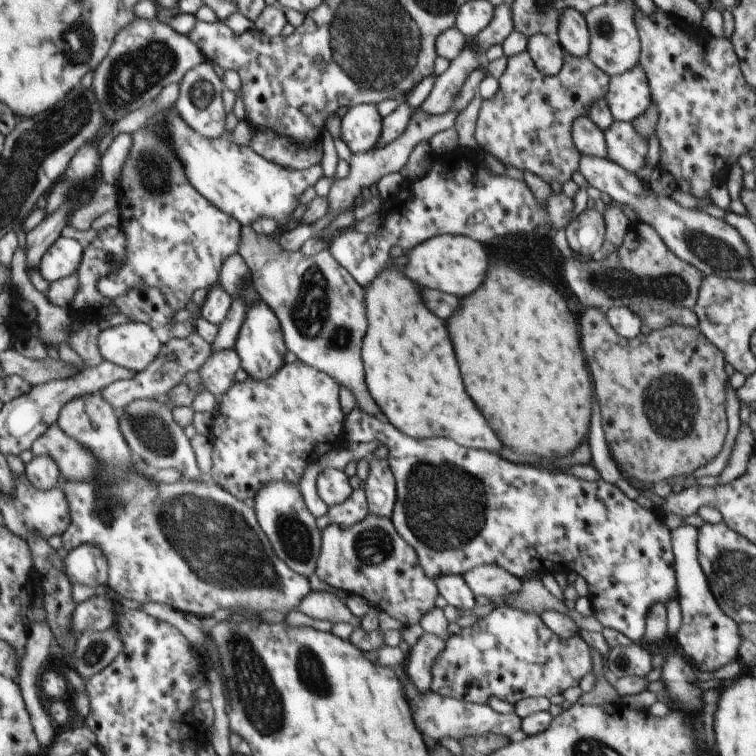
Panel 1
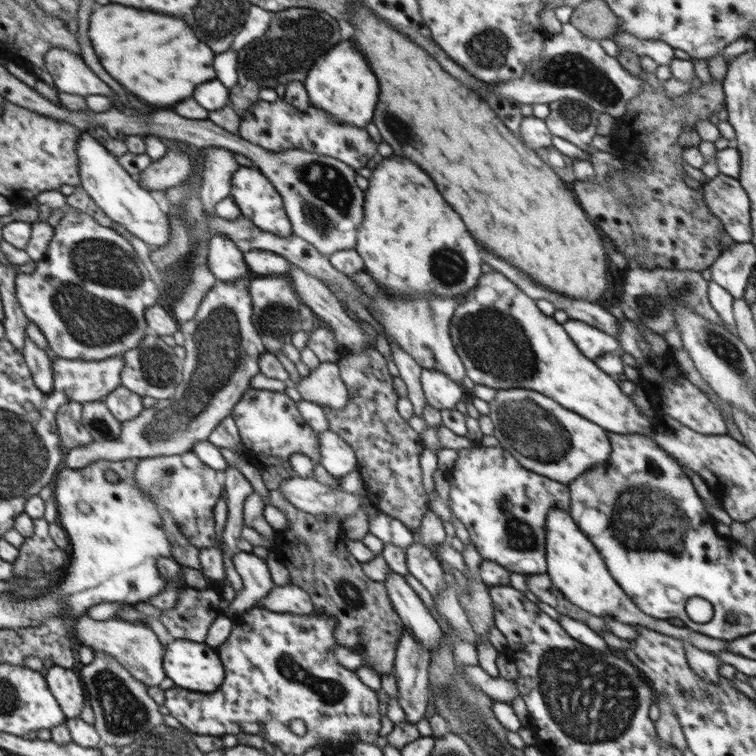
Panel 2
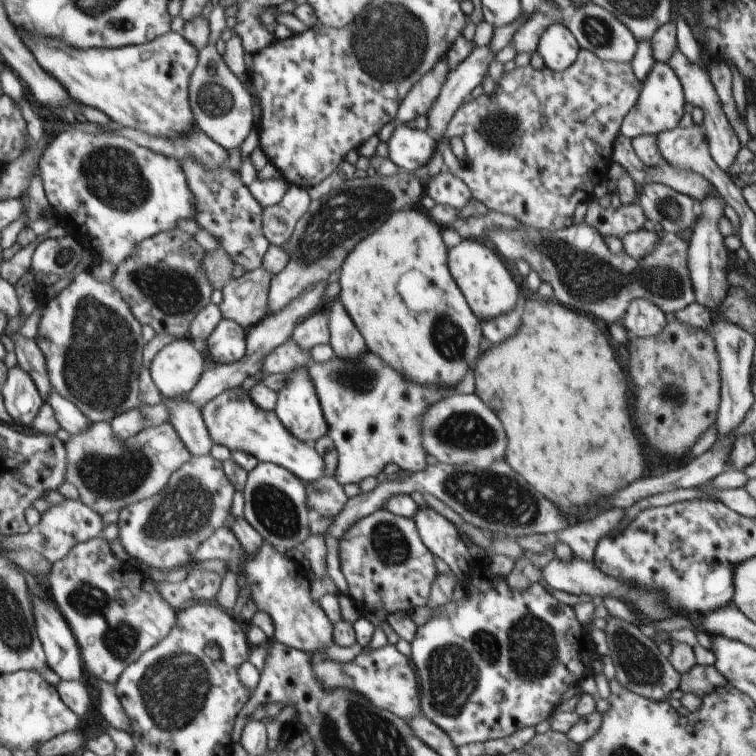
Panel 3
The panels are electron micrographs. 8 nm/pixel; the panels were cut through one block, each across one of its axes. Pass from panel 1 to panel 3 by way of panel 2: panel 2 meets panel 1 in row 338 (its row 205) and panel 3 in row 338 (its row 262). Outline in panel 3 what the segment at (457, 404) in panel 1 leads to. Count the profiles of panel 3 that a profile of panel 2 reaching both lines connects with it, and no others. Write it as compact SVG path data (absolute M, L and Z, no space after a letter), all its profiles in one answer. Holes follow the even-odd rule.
M408 207L397 210L391 214L378 230L372 231L366 238L356 243L356 246L350 251L350 254L344 259L340 268L339 283L341 291L339 299L346 308L350 318L354 321L359 333L362 334L366 343L366 350L377 354L385 363L402 373L408 380L423 385L440 385L441 389L453 387L460 382L467 370L474 366L477 357L480 354L479 347L484 338L481 327L481 320L472 312L466 302L460 287L456 284L455 278L452 278L451 270L448 266L448 251L444 240L442 239L443 226L431 219L428 212L421 207Z

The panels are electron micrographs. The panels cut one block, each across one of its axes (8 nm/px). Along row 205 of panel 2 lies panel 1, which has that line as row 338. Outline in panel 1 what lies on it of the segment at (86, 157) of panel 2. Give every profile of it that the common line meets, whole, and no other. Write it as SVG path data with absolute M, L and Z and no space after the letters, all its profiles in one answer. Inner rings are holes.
M129 321L100 331L98 347L104 361L139 373L156 360L163 344L148 323Z

